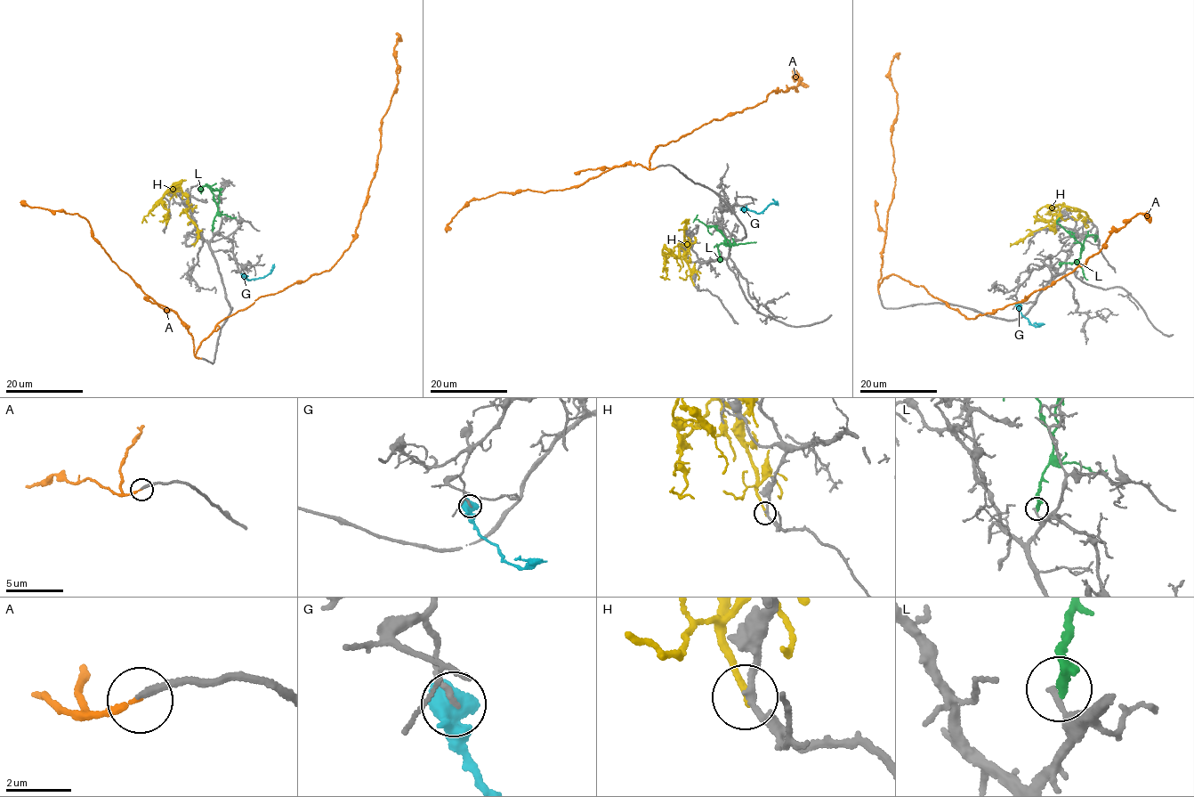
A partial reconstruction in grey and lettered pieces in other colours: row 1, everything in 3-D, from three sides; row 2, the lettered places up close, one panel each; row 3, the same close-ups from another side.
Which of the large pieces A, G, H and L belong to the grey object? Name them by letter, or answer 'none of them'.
A

